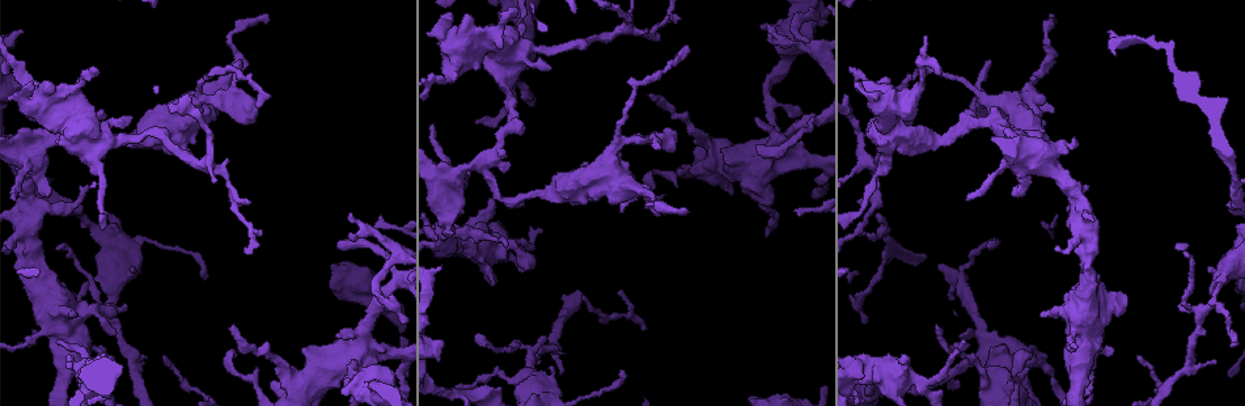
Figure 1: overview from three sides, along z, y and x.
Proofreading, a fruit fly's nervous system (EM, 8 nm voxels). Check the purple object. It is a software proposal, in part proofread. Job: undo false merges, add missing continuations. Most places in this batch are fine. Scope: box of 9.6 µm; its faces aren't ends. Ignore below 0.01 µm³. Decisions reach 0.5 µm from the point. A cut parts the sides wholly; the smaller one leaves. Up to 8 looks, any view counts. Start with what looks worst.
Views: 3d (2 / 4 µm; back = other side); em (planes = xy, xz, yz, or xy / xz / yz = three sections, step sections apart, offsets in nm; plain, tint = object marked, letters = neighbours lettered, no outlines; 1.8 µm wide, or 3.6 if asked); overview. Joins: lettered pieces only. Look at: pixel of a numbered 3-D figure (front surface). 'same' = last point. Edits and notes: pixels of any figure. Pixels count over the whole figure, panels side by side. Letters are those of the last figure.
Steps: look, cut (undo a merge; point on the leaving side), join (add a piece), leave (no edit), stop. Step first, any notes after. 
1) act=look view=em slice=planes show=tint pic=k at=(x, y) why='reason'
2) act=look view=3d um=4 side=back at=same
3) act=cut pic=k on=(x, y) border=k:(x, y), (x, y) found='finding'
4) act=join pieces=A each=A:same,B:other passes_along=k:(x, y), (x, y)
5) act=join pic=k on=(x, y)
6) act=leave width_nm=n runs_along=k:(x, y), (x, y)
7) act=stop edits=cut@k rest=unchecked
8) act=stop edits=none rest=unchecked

act=look view=em slice=planes show=plain pic=1 at=(873, 161) why='sudden change in width'

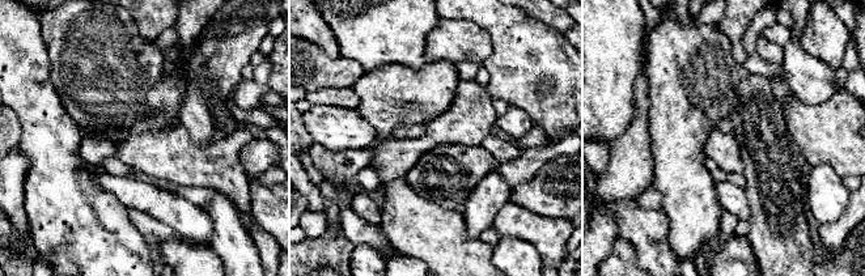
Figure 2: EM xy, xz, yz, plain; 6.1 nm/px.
act=look view=em slice=planes show=letters at=same

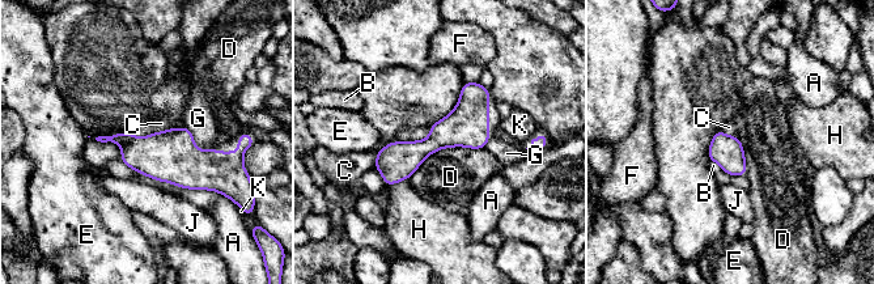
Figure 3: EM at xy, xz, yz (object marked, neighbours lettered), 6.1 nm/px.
act=leave each=A:other,B:other,C:other,D:other,E:other,F:other,G:other,H:other,J:other,K:other runs_along=3:(484, 92), (387, 179) found='one cell here'

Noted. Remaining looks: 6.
act=look view=em slice=planes show=letters pic=1 at=(20, 29) why='an open end'

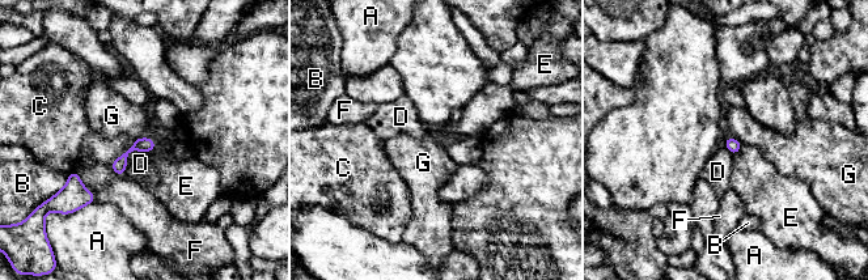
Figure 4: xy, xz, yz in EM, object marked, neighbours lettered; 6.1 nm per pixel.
act=leave longest_contact=D:260nm each=A:other,B:other,C:other,D:other,E:other,F:other,G:other runs_along=4:(151, 141), (134, 147), (119, 172) found='none of them fits'

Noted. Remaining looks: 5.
act=look view=em slice=xz step=8 show=tint pic=1 at=(528, 361) why='calibre changes'

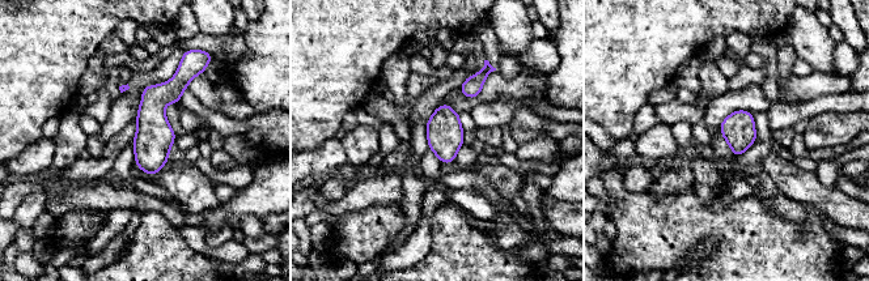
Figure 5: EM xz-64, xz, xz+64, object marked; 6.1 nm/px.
act=look view=em slice=planes show=tint at=same why='cut it another way'

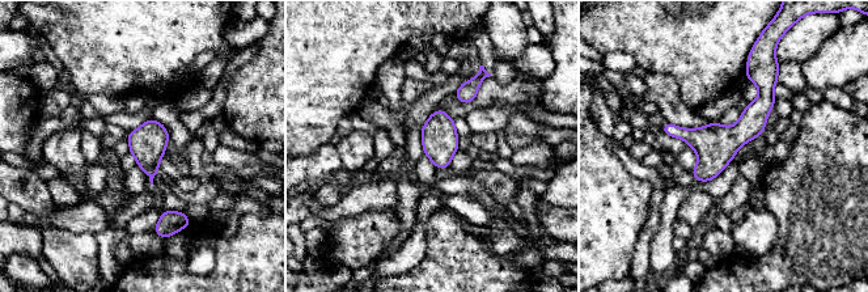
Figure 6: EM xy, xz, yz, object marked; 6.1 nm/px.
act=look view=em slice=planes show=letters at=same

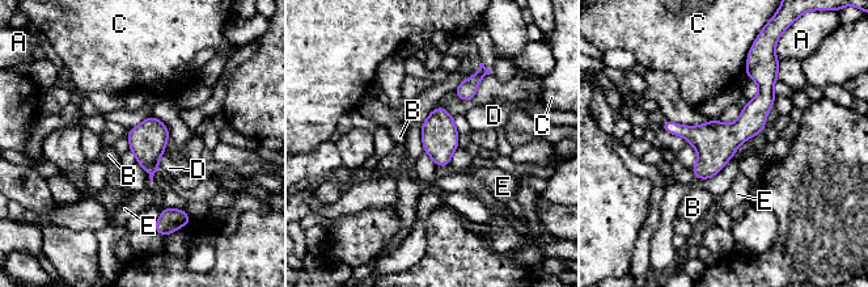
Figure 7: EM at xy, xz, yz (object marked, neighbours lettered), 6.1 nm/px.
act=leave each=A:other,B:other,C:other,D:other,E:other runs_along=7:(753, 71), (763, 102), (698, 174) found='continuous, no second cell'

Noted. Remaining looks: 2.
act=stop edits=none rest=unchecked

